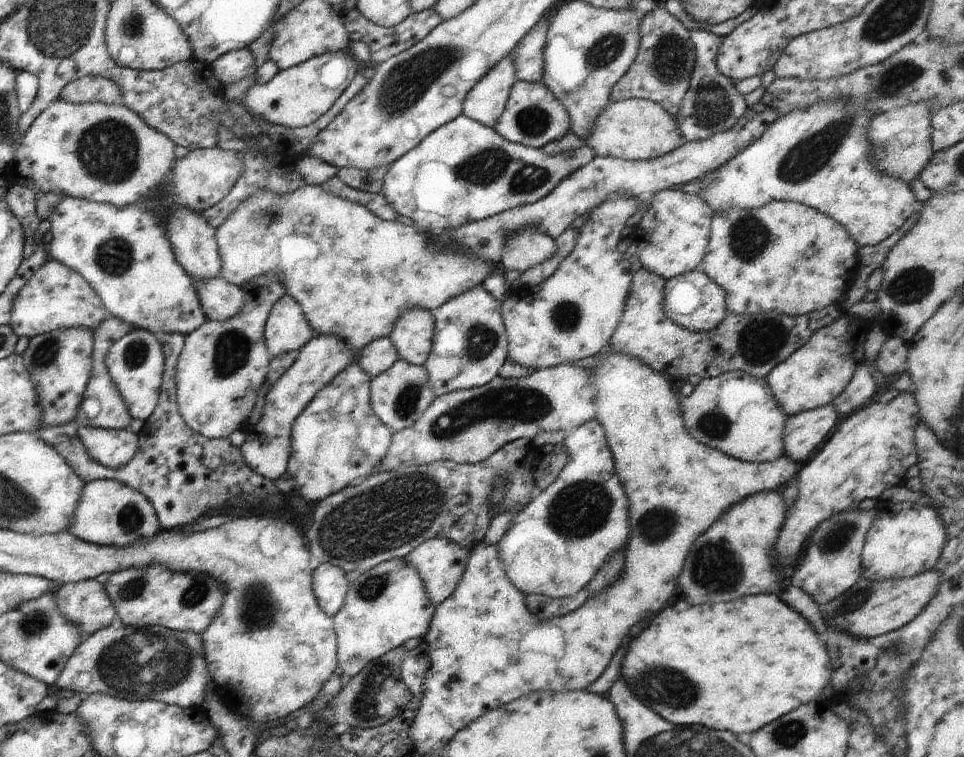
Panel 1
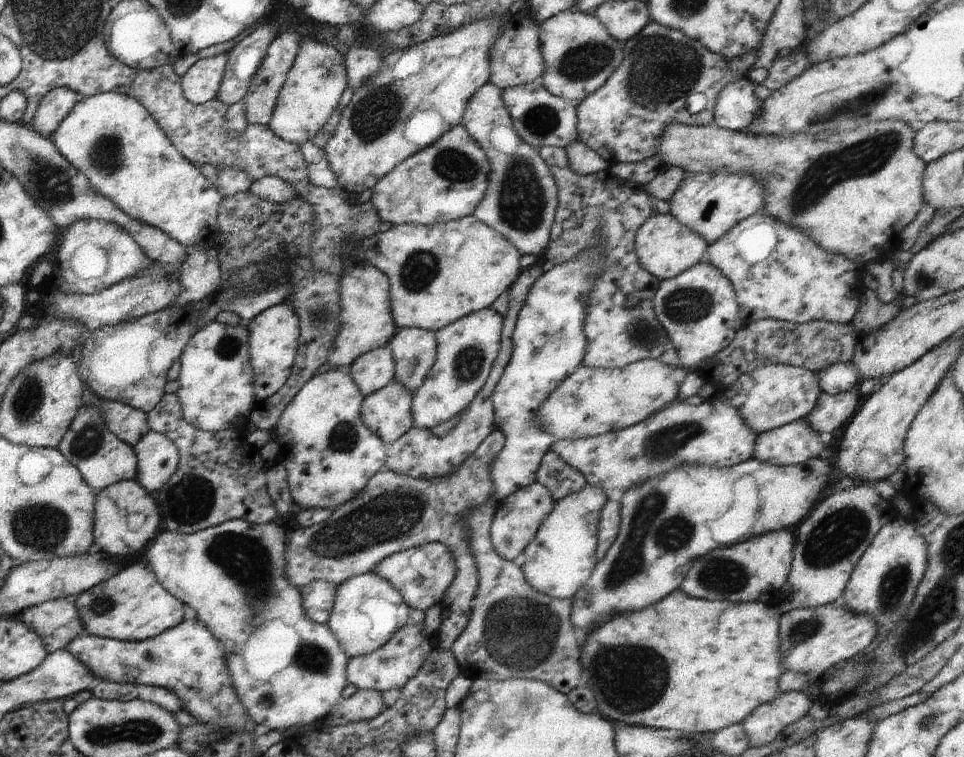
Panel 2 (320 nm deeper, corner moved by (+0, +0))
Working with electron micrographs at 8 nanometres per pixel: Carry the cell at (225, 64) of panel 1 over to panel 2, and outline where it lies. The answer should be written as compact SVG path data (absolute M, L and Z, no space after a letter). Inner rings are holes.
M228 53L199 59L181 76L183 95L195 105L216 99L228 62Z

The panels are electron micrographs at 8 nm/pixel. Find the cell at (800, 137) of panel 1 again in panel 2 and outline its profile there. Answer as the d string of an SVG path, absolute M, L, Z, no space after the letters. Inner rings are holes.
M691 173L681 180L669 200L669 212L711 245L733 226L762 211L763 192L761 181L748 175Z

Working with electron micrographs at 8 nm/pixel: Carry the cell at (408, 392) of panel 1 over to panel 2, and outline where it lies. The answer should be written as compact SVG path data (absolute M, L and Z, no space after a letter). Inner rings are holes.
M392 380L384 388L363 397L362 420L387 447L413 427L413 395L414 393L405 389L399 382Z

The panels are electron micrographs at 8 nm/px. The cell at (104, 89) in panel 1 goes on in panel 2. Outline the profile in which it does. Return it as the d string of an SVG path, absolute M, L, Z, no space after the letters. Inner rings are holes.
M58 87L48 91L36 107L30 122L31 128L36 131L36 134L49 139L76 103L84 98L86 97L69 88Z

